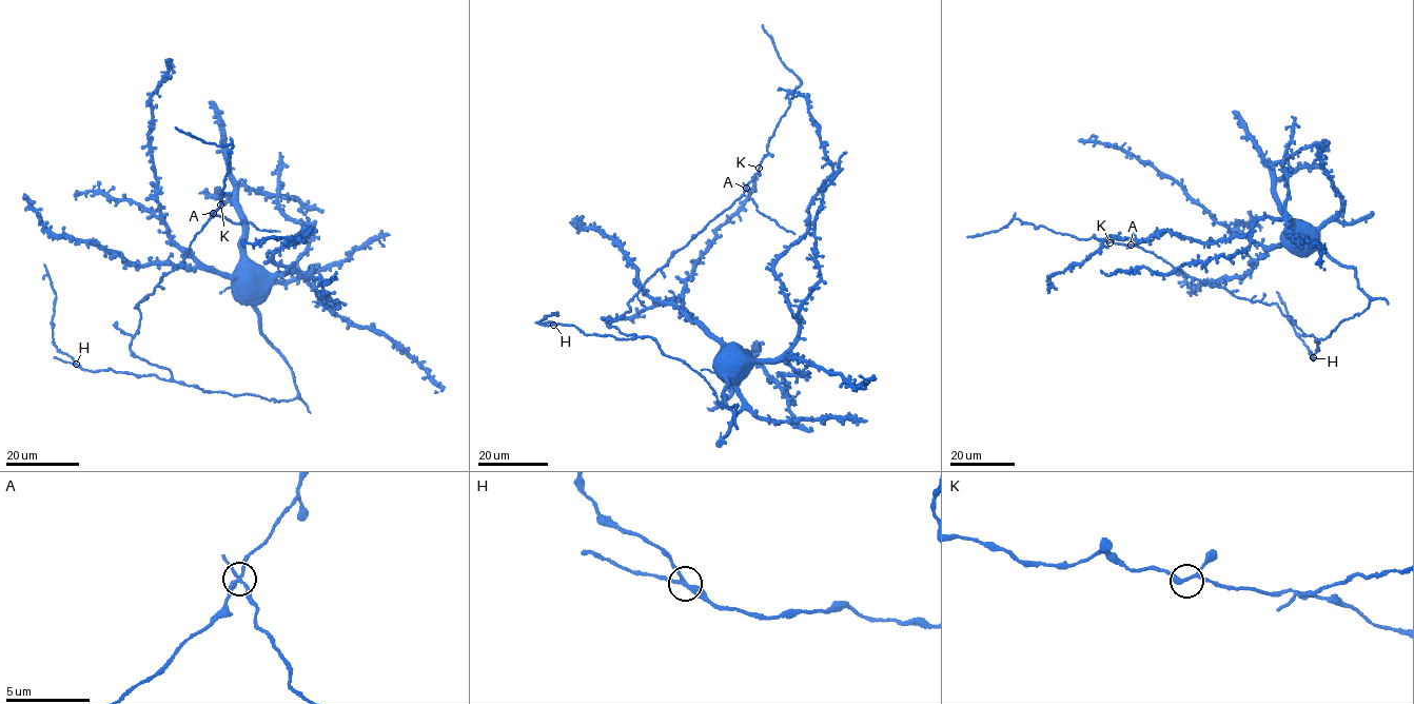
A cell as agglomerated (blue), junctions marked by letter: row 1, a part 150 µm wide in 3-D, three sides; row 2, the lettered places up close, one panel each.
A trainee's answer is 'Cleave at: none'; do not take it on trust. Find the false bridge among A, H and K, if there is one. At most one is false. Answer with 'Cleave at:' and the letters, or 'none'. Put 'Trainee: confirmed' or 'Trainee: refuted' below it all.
Cleave at: A
Trainee: refuted

